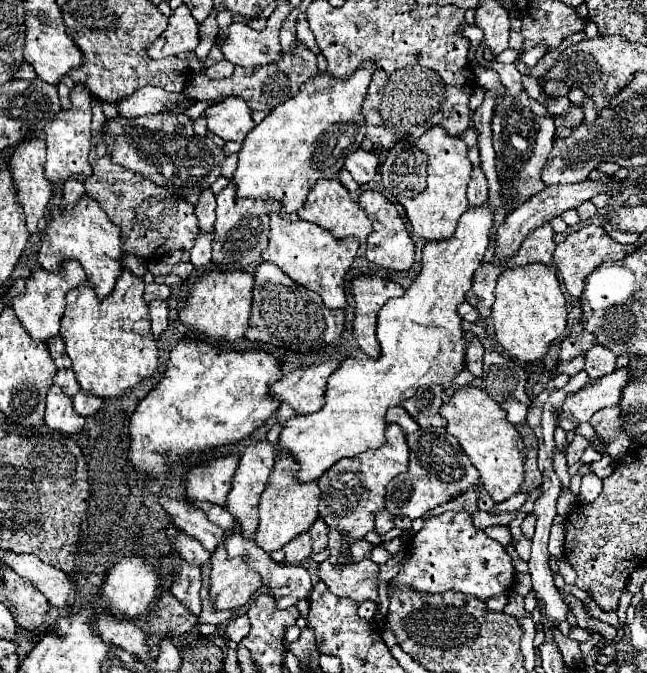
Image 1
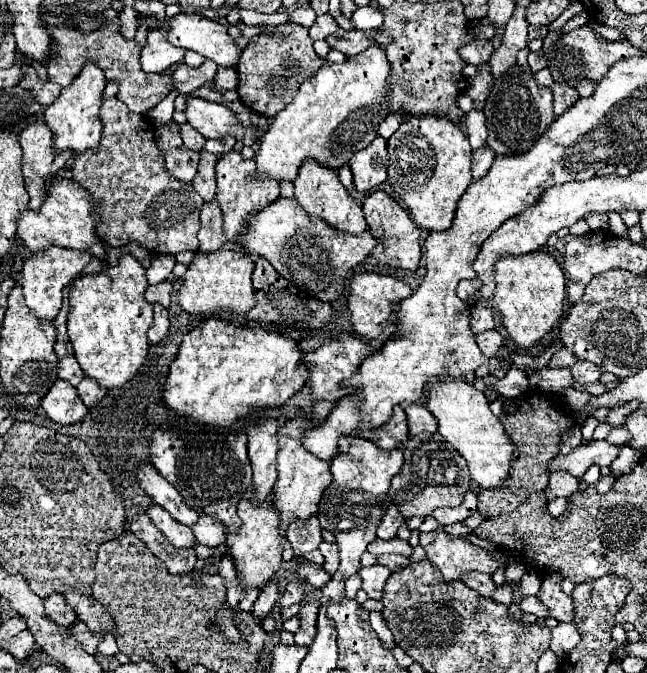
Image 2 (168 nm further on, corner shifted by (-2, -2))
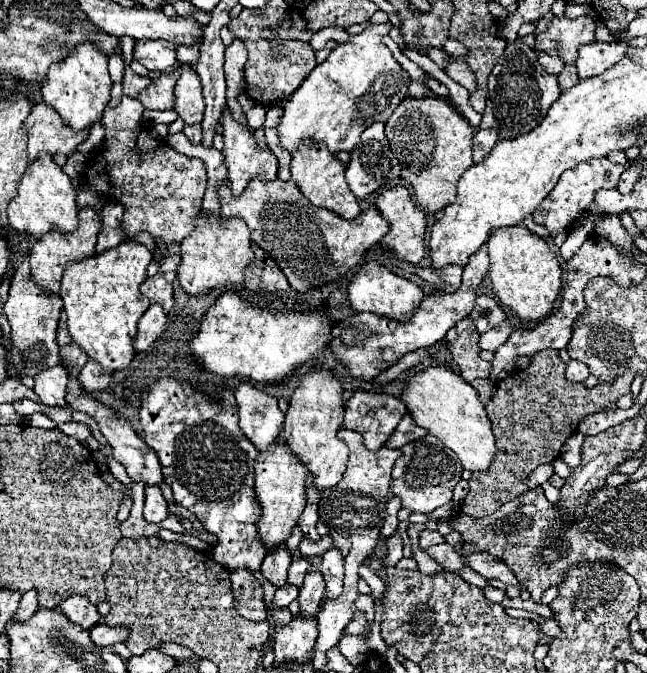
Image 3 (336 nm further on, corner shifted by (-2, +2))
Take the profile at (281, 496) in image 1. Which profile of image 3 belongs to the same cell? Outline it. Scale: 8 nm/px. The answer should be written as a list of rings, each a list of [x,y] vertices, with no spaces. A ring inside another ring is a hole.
[[[315,370],[303,376],[301,384],[295,388],[289,398],[289,410],[285,414],[285,424],[281,436],[293,456],[307,468],[313,476],[313,484],[319,492],[339,484],[345,464],[347,464],[347,446],[337,438],[337,430],[343,424],[343,386],[331,376],[331,372]]]

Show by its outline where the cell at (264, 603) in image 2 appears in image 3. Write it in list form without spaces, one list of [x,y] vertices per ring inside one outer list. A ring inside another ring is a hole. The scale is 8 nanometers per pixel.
[[[283,546],[281,552],[269,552],[261,564],[261,574],[267,578],[275,588],[283,586],[287,582],[287,568],[291,564],[291,552]]]

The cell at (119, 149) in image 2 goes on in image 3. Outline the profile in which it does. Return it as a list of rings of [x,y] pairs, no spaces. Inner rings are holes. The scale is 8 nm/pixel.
[[[123,96],[115,108],[105,108],[103,128],[105,140],[89,164],[81,190],[95,190],[123,206],[121,230],[133,238],[139,232],[149,232],[165,244],[183,242],[193,230],[201,212],[201,200],[207,186],[205,164],[199,158],[177,154],[165,140],[155,138],[143,122],[143,104]]]

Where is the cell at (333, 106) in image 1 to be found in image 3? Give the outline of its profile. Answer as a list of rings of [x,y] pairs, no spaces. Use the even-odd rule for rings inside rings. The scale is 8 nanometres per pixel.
[[[389,22],[367,26],[361,34],[353,36],[351,42],[331,50],[327,60],[313,68],[299,90],[295,90],[283,106],[283,116],[277,124],[281,148],[293,154],[303,140],[323,140],[331,154],[353,152],[361,144],[361,132],[365,128],[389,120],[397,104],[405,98],[411,82],[409,74],[381,40],[389,30]]]

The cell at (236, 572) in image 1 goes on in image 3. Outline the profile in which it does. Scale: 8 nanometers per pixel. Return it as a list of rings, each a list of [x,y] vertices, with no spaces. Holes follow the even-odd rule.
[[[283,442],[275,444],[271,452],[263,452],[255,464],[255,496],[261,506],[261,518],[257,522],[257,532],[267,550],[275,550],[285,544],[303,512],[305,504],[305,478],[307,470],[303,464],[297,464],[295,456],[287,452]]]

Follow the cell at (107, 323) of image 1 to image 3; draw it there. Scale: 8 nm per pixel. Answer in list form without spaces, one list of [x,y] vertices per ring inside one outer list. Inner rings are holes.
[[[125,240],[119,246],[95,254],[79,264],[69,264],[61,282],[61,300],[67,312],[67,328],[71,338],[81,346],[81,350],[101,364],[105,374],[113,374],[131,364],[135,356],[135,334],[137,324],[149,300],[139,292],[139,286],[147,278],[147,266],[153,254],[149,248],[135,240]]]

